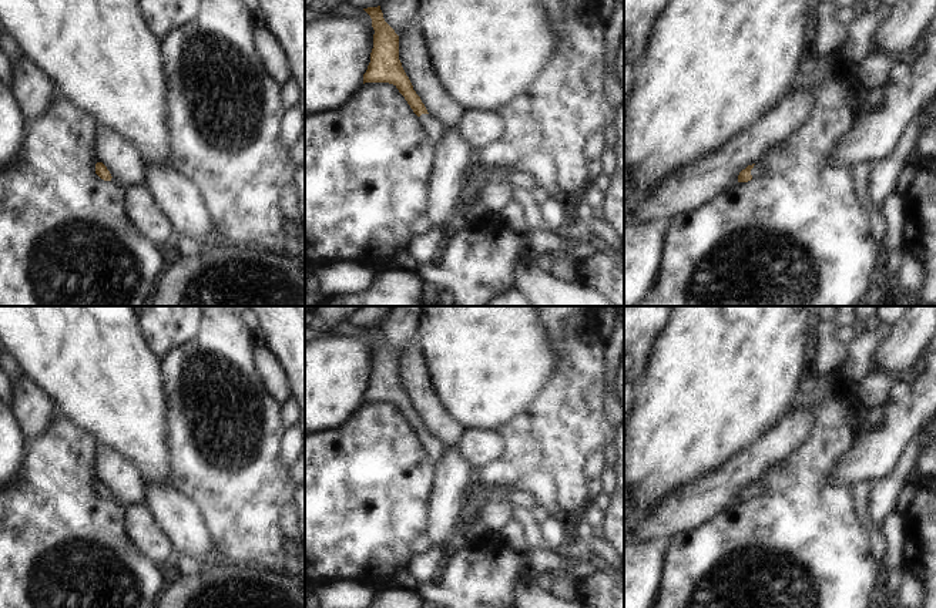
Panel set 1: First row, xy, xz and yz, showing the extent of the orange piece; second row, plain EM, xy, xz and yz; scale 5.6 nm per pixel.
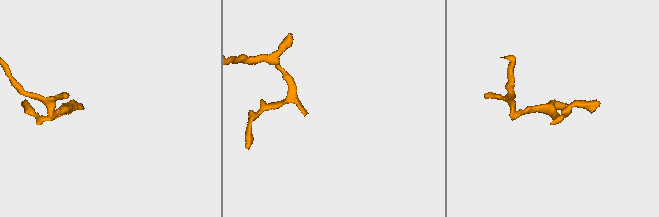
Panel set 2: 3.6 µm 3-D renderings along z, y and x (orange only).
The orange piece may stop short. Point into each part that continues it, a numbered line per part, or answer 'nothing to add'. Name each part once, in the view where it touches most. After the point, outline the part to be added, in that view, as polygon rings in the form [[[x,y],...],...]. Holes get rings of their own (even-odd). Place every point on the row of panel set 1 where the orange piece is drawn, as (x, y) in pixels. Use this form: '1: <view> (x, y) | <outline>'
1: yz (758, 170) | [[[755,164],[754,168],[751,169],[752,178],[758,178],[766,172],[766,167],[764,164]]]

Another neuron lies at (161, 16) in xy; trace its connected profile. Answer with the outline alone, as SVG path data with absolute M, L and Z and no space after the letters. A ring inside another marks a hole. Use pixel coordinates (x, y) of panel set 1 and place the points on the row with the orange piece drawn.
M137 0L145 24L157 38L189 23L199 10L201 0Z

